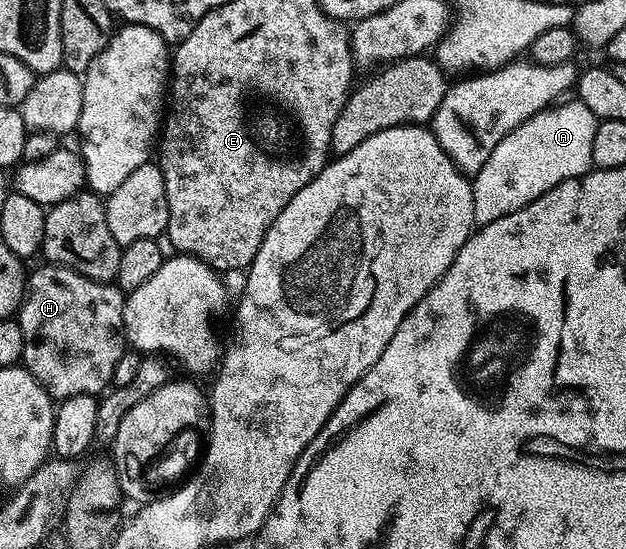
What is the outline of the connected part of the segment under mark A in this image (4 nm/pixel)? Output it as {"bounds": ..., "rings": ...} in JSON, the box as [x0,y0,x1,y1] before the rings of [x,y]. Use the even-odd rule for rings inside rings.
{"bounds":[472,98,600,226],"rings":[[[578,98],[569,104],[557,103],[543,108],[538,114],[526,118],[522,126],[510,130],[486,158],[486,166],[474,173],[472,193],[474,194],[474,222],[477,226],[498,222],[514,210],[522,210],[534,198],[542,198],[546,190],[554,190],[570,178],[585,176],[593,171],[594,130],[600,121],[594,110]]]}

